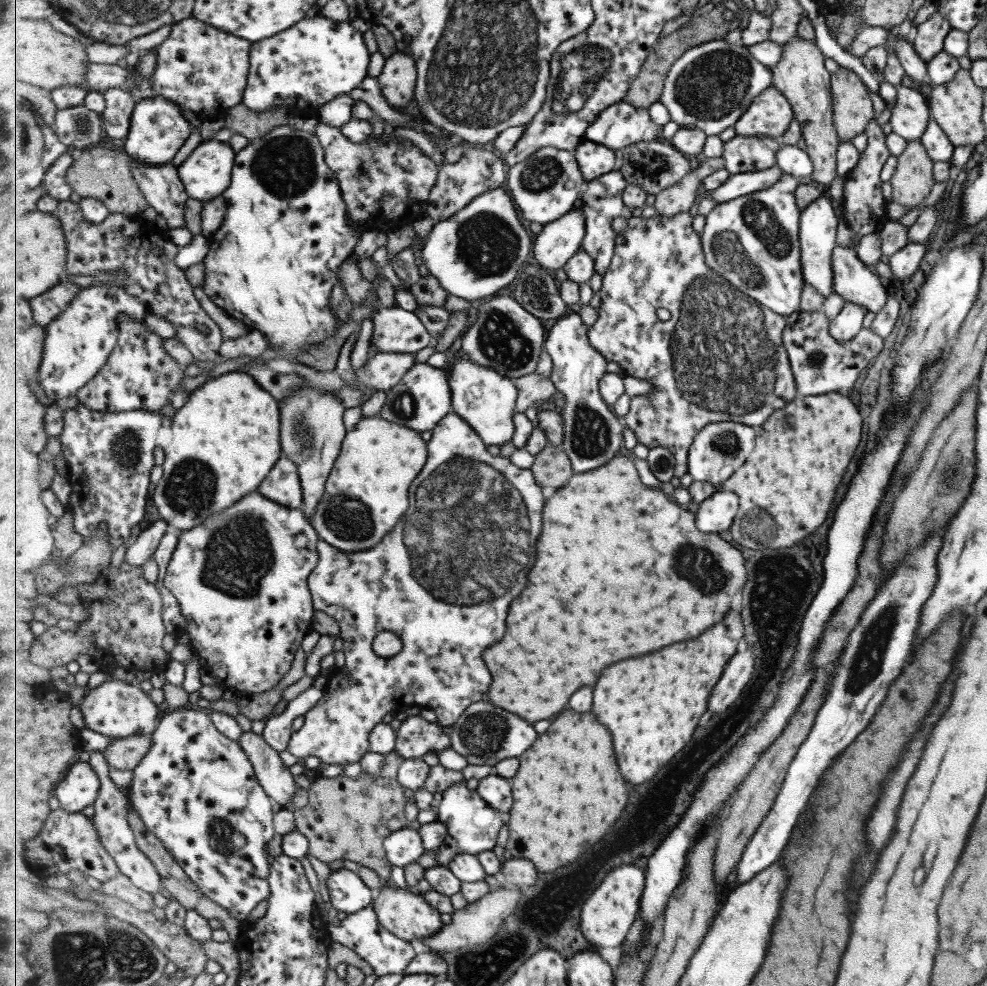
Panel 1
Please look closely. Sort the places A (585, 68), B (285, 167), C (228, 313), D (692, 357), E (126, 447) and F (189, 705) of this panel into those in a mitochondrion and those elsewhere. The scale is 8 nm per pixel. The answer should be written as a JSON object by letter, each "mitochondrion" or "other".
{"A":"mitochondrion","B":"mitochondrion","C":"other","D":"mitochondrion","E":"mitochondrion","F":"other"}

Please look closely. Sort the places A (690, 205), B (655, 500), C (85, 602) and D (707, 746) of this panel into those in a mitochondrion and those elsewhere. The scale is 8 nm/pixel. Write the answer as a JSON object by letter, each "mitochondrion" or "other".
{"A":"other","B":"other","C":"other","D":"other"}

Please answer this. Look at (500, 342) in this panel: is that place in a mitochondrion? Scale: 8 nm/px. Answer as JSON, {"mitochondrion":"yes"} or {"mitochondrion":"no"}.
{"mitochondrion":"yes"}

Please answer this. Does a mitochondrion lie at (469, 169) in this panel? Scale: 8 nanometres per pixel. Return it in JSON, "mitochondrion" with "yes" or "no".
{"mitochondrion":"no"}

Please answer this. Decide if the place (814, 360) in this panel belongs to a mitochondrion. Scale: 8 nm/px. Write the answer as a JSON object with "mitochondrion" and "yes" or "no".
{"mitochondrion":"yes"}

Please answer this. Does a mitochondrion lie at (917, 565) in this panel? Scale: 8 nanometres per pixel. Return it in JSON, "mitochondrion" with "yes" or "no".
{"mitochondrion":"yes"}

